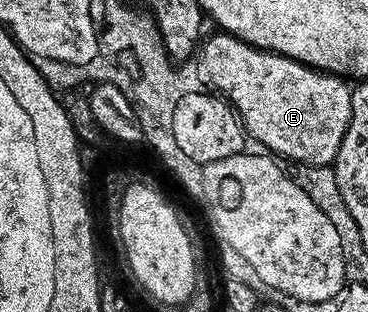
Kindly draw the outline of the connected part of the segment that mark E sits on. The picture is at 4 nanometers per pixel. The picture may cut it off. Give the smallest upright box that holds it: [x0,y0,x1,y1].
[198,34,352,167]

